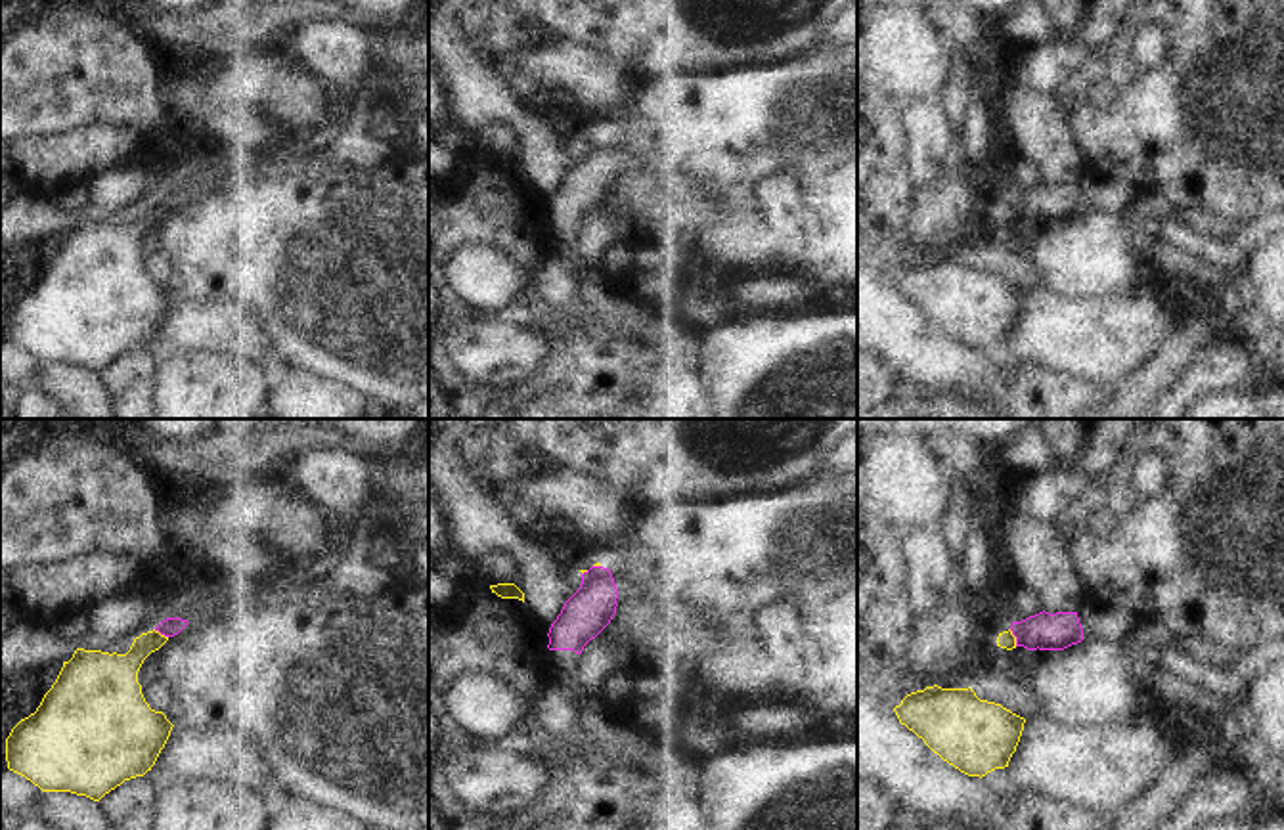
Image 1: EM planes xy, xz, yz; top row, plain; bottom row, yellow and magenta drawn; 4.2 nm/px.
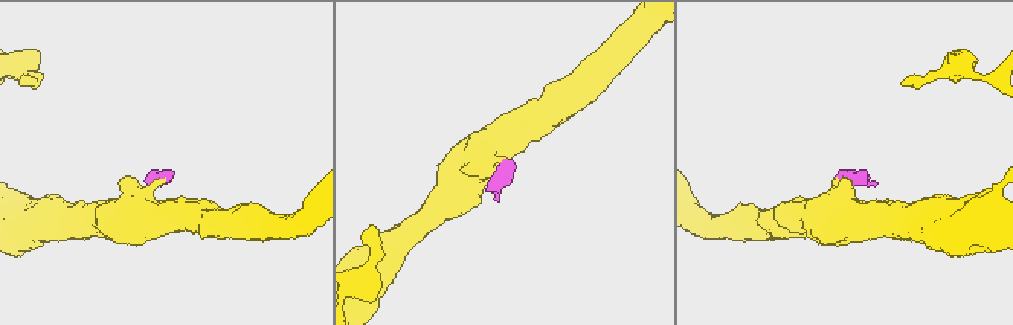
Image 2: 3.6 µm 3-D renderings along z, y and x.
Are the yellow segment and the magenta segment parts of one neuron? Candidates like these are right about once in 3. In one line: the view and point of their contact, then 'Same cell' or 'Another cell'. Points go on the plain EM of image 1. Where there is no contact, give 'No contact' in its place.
Touches yellow at yz (1015, 209). Another cell

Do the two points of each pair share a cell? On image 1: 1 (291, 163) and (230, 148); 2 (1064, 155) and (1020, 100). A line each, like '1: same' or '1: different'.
1: different
2: same

